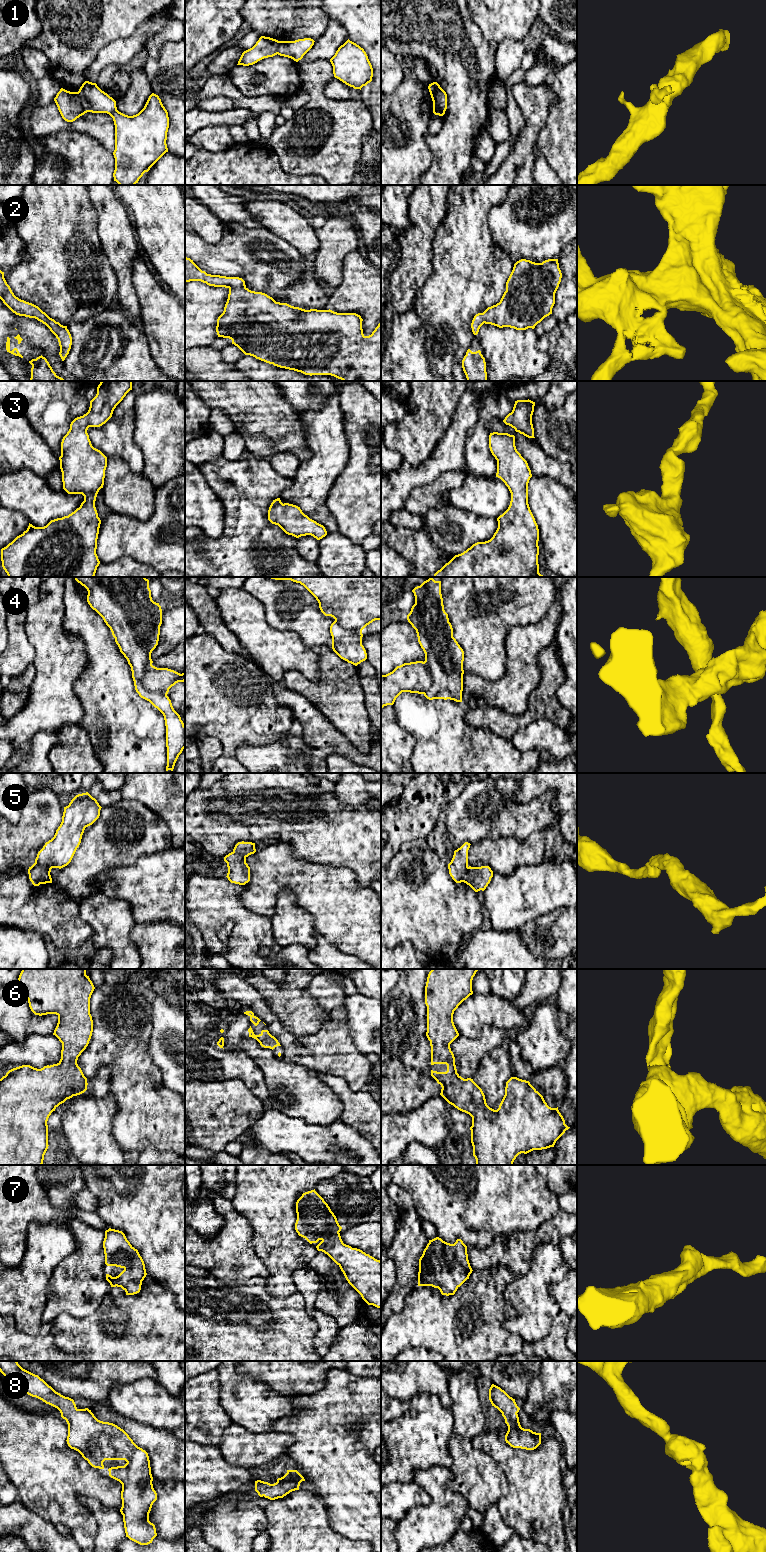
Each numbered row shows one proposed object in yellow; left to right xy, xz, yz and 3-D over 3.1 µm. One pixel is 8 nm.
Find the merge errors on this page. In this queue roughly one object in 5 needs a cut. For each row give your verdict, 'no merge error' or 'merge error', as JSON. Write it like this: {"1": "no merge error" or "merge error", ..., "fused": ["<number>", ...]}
{"1": "merge error", "2": "no merge error", "3": "no merge error", "4": "merge error", "5": "no merge error", "6": "no merge error", "7": "no merge error", "8": "no merge error", "fused": ["1", "4"]}

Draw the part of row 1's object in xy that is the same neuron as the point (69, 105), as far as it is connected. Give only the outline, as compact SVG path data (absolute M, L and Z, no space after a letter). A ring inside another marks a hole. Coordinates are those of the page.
M61 88L54 101L62 118L67 122L73 122L85 114L78 92L70 92Z

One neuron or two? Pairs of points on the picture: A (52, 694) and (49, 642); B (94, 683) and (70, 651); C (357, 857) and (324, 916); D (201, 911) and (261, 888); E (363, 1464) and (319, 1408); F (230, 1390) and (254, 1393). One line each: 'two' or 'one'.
A: one
B: two
C: two
D: two
E: one
F: one

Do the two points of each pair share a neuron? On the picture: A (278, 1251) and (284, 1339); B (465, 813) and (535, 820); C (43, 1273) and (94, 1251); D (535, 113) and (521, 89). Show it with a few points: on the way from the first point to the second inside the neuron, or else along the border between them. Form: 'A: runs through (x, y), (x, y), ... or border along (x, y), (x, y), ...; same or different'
A: border along (264, 1281), (266, 1290), (277, 1297), (296, 1291); different
B: runs through (482, 808), (518, 808); same
C: border along (70, 1253), (54, 1268), (48, 1292); different
D: runs through (535, 107), (525, 95); same

